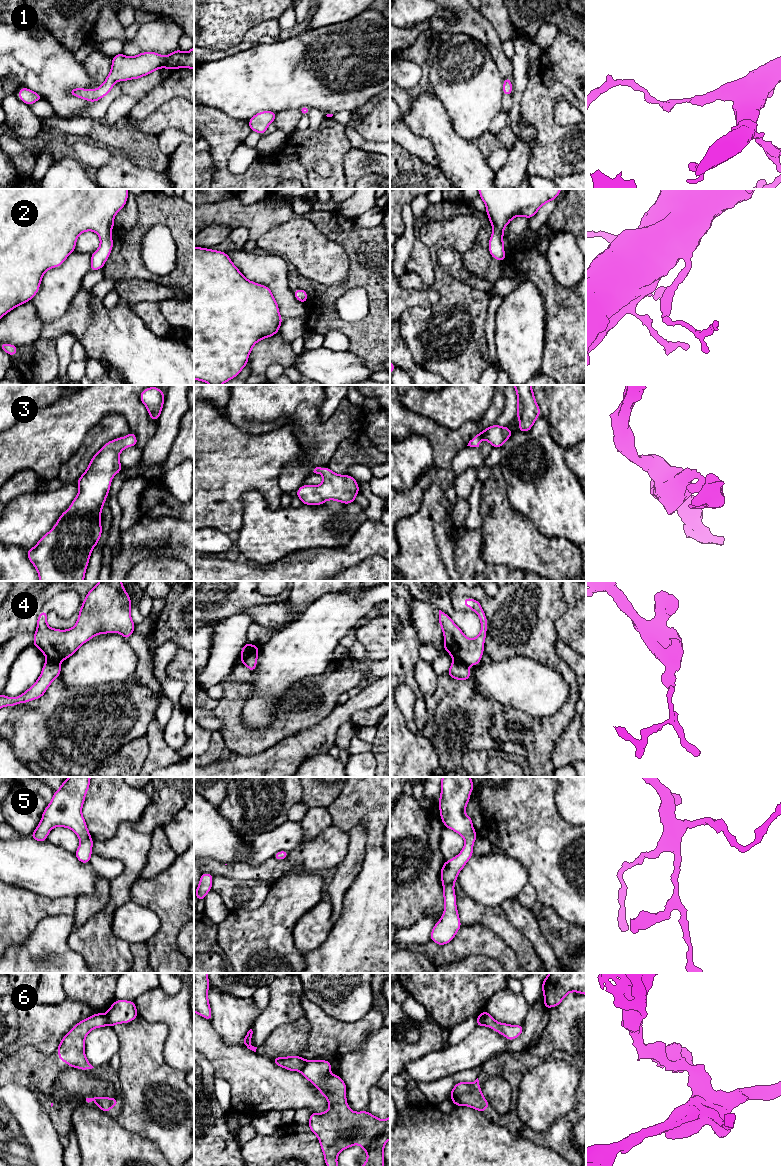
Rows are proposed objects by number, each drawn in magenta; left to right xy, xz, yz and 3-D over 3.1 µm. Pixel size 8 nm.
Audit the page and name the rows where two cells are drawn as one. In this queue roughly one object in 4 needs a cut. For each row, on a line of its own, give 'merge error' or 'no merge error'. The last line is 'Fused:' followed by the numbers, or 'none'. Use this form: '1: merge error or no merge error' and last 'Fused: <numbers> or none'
1: no merge error
2: no merge error
3: no merge error
4: merge error
5: no merge error
6: merge error
Fused: 4, 6

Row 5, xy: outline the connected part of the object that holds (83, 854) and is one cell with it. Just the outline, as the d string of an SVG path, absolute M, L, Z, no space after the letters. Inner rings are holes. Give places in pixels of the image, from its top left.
M69 777L54 792L50 804L44 809L42 819L31 838L44 842L52 828L69 828L79 837L80 845L74 853L77 859L87 864L92 855L92 840L85 819L82 815L86 792L91 777Z

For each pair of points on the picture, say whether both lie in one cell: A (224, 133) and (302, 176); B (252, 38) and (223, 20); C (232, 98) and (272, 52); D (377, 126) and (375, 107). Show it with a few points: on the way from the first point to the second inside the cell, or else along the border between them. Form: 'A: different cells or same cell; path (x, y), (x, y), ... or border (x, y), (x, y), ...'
A: same cell; path (222, 162), (231, 178), (273, 173)
B: different cells; border (264, 20), (253, 26), (238, 43), (226, 48)
C: same cell; path (243, 87), (267, 63)
D: same cell; path (377, 121), (377, 112)

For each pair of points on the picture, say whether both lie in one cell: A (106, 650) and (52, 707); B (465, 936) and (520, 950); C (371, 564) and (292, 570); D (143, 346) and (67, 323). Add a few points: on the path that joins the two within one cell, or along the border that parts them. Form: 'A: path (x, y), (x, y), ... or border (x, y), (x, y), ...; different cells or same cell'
A: border (59, 676), (67, 687), (77, 690), (95, 687); different cells
B: border (494, 933), (512, 949), (520, 962); different cells
C: border (377, 556), (367, 556), (358, 563), (342, 570); different cells
D: path (124, 342), (105, 334), (91, 323), (86, 323); same cell

